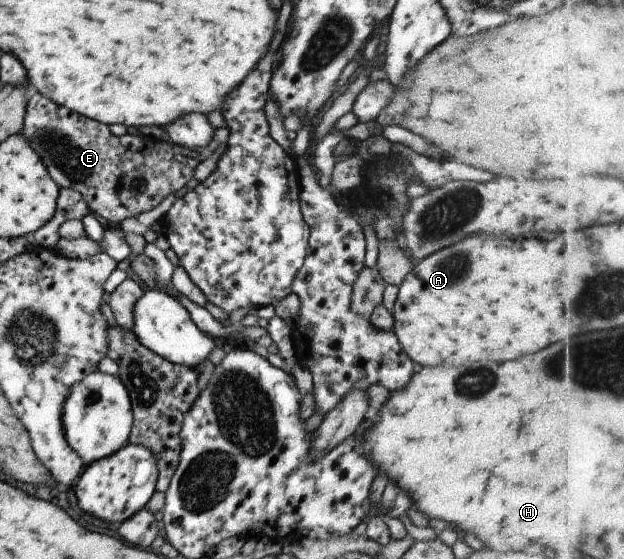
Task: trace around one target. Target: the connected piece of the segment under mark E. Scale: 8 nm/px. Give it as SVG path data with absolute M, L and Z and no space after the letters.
M36 92L26 102L19 133L35 150L55 185L78 191L89 213L99 215L107 223L119 223L153 209L167 194L183 187L192 178L197 163L212 154L229 135L225 126L215 128L204 146L187 149L171 141L128 132L114 136L107 126L69 111Z

